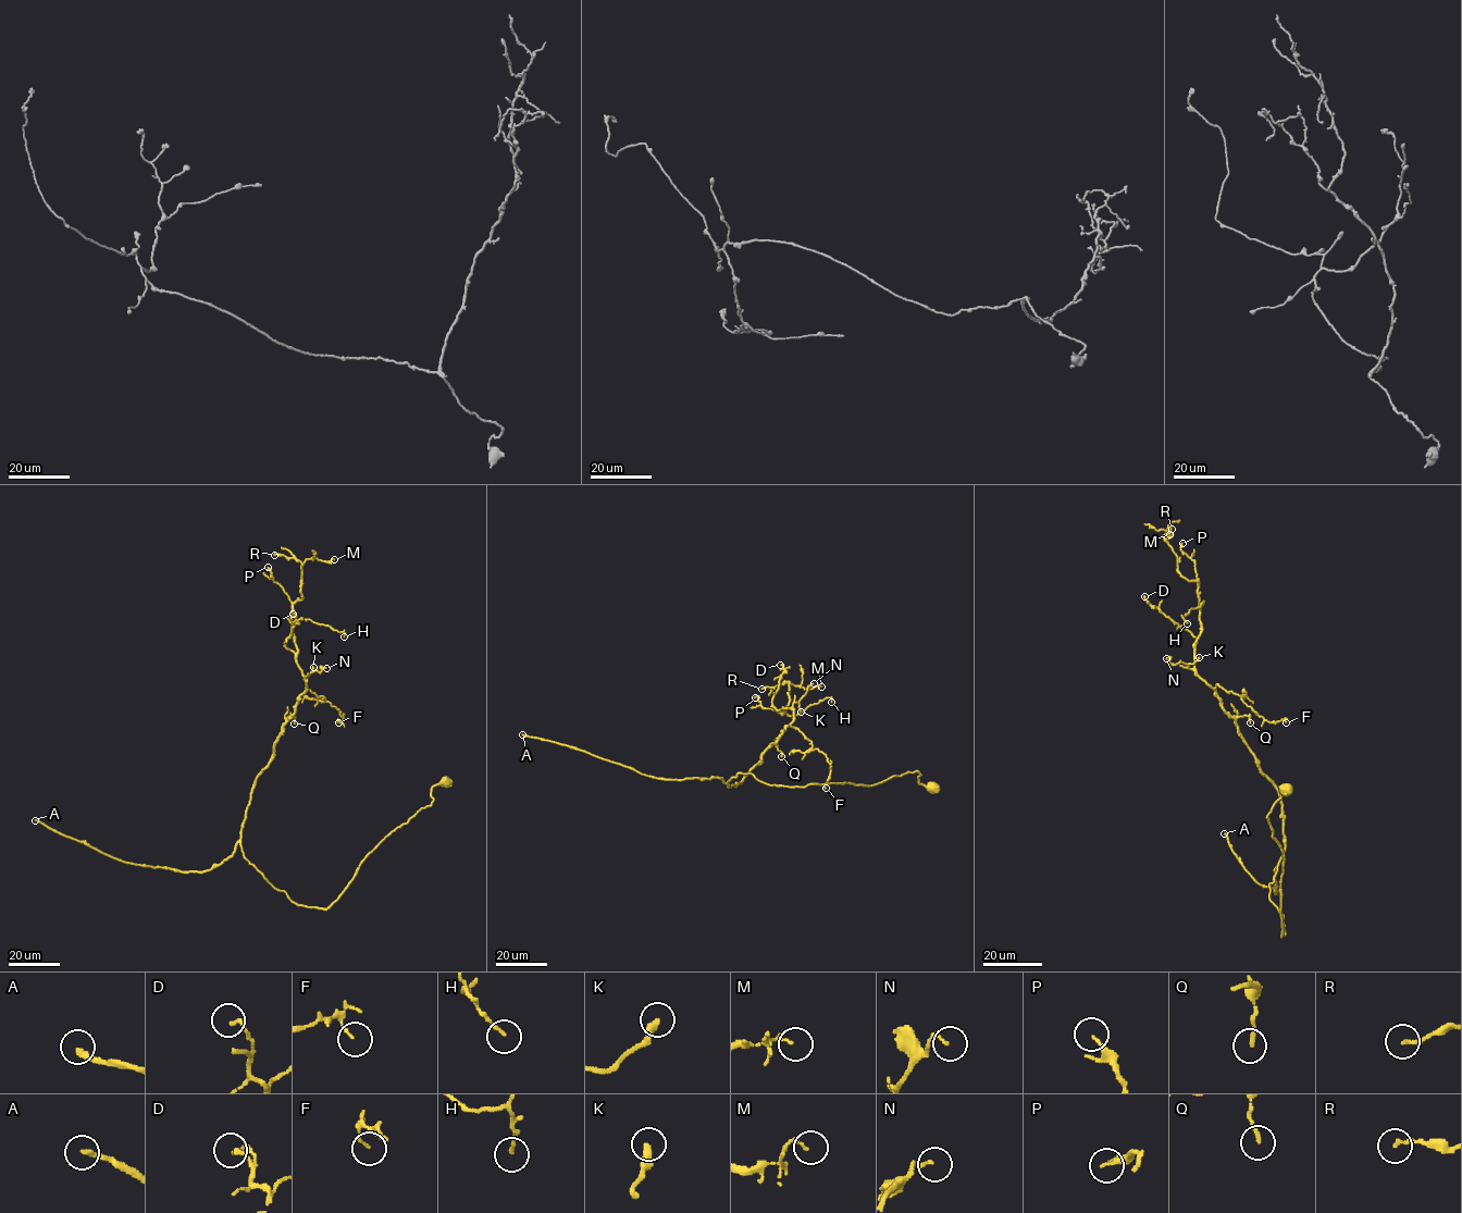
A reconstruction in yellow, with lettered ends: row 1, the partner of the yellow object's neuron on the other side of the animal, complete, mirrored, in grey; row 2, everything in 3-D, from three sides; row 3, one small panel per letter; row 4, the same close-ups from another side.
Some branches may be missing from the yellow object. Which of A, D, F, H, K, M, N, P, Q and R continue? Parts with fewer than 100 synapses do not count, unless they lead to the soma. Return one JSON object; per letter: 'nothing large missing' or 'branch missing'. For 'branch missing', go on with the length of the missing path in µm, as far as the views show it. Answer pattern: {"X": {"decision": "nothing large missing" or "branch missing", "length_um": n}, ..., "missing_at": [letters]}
{"A": {"decision": "branch missing", "length_um": 120}, "D": {"decision": "nothing large missing"}, "F": {"decision": "nothing large missing"}, "H": {"decision": "nothing large missing"}, "K": {"decision": "nothing large missing"}, "M": {"decision": "nothing large missing"}, "N": {"decision": "nothing large missing"}, "P": {"decision": "nothing large missing"}, "Q": {"decision": "nothing large missing"}, "R": {"decision": "nothing large missing"}, "missing_at": ["A"]}

